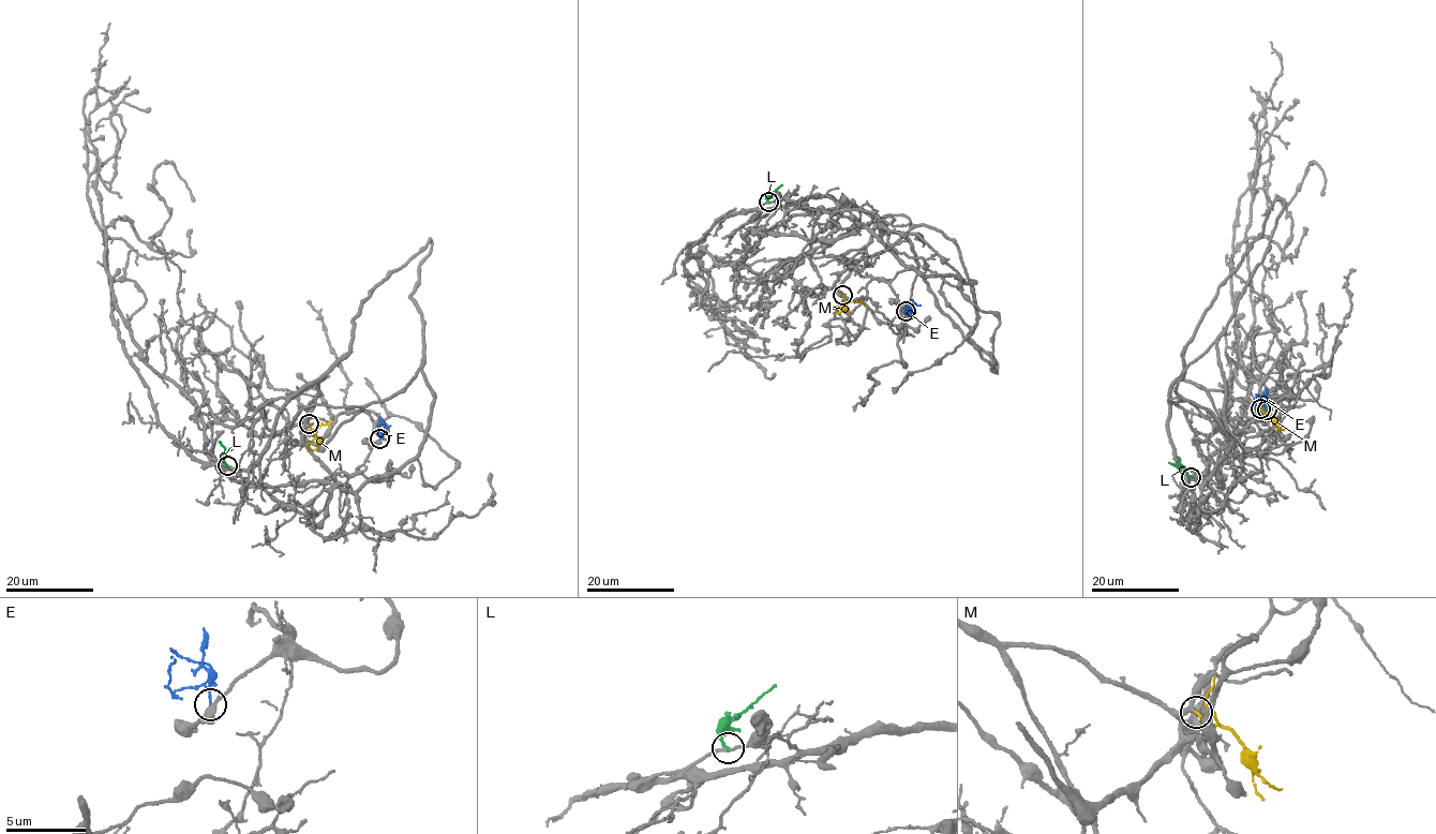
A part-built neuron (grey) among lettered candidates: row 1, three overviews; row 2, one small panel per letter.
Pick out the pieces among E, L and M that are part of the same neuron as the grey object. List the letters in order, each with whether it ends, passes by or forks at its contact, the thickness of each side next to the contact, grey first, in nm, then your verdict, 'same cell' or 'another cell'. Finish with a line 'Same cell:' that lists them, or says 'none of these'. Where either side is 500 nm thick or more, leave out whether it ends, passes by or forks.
E: it passes by | 440/110 nm | another cell
L: it ends | 190/200 nm | another cell
M: it ends | 220/170 nm | same cell
Same cell: M

